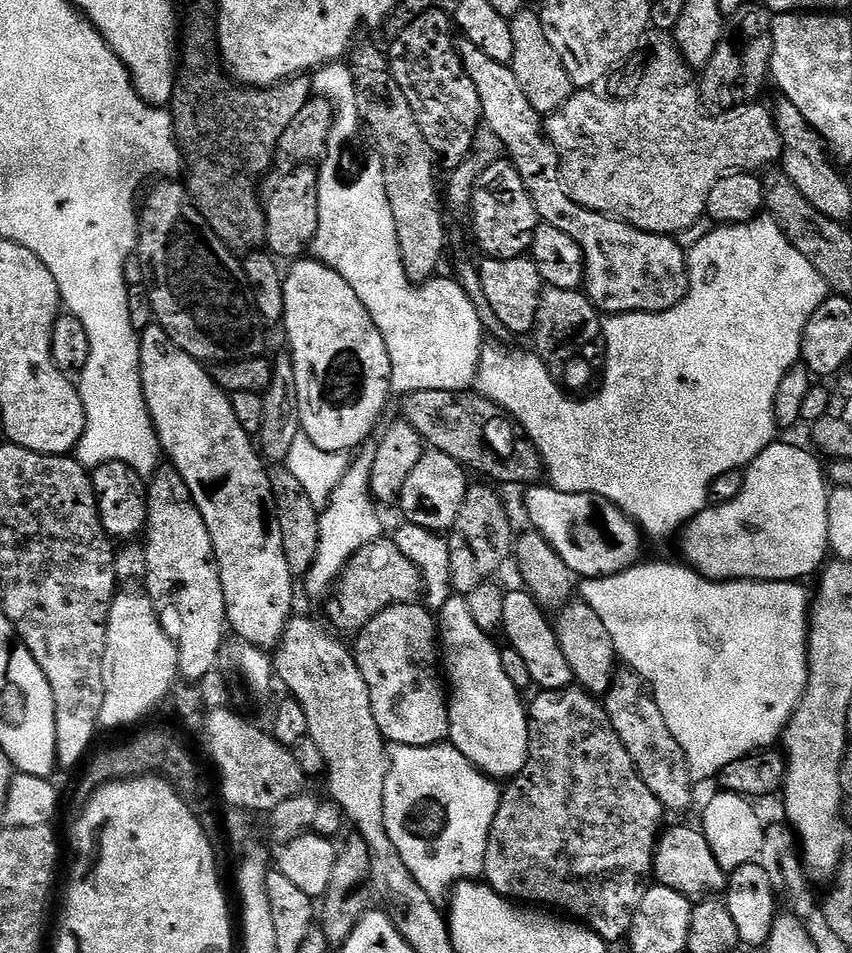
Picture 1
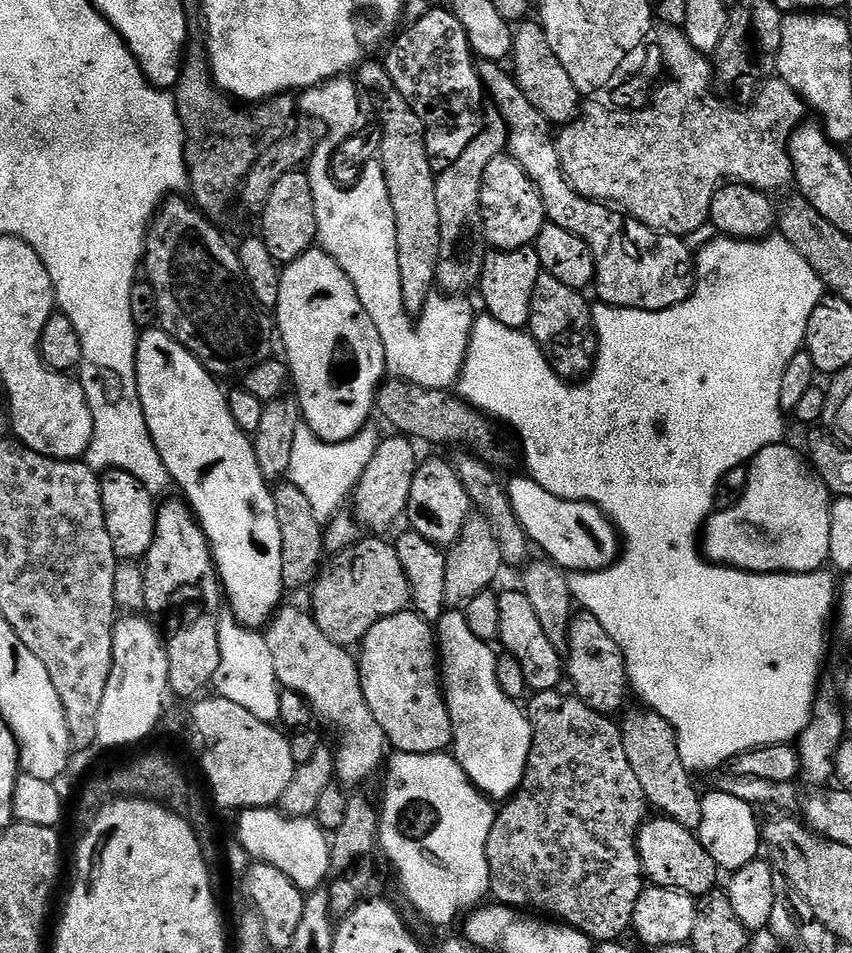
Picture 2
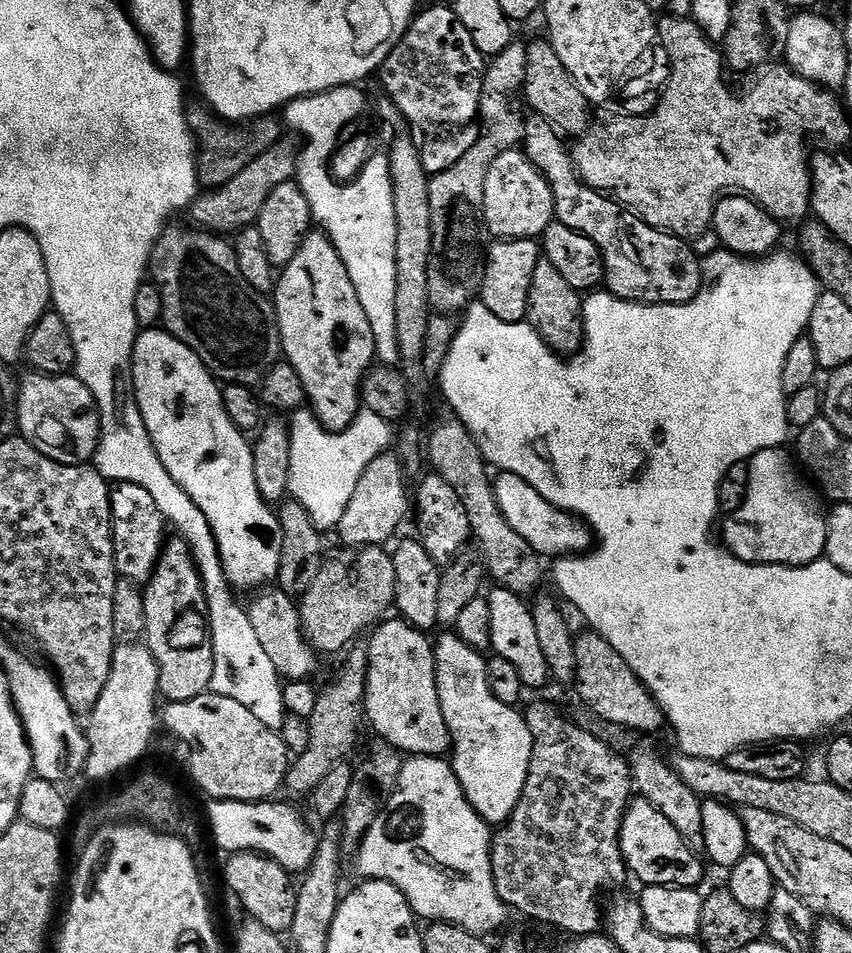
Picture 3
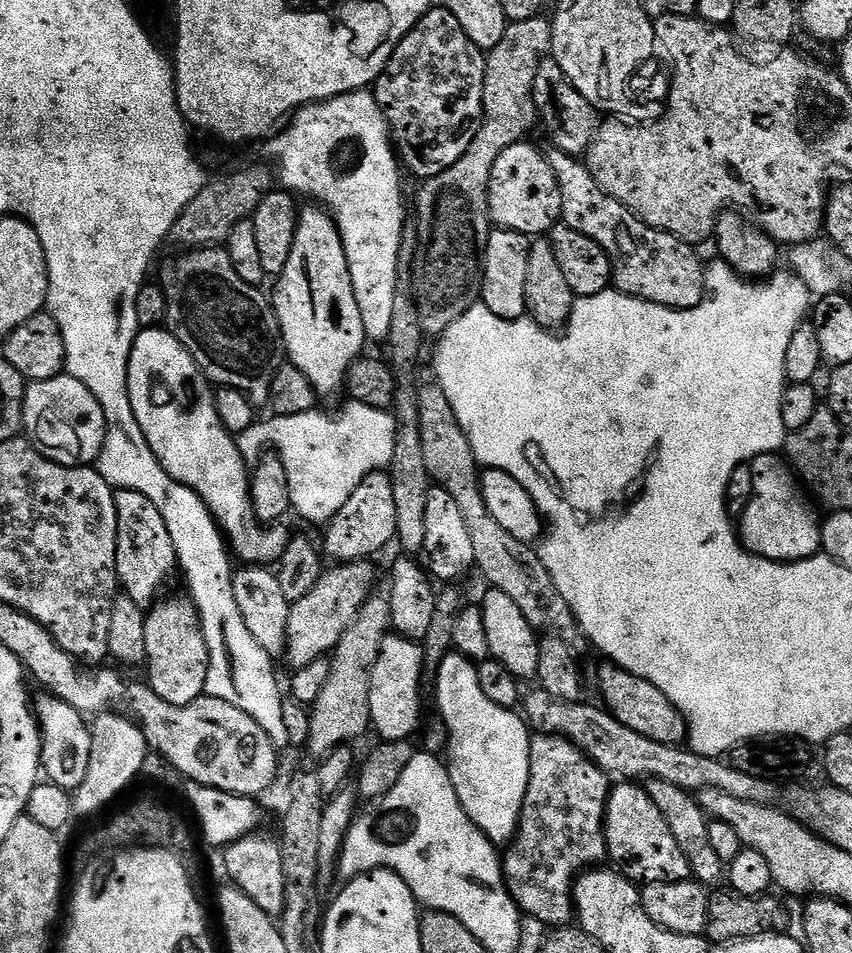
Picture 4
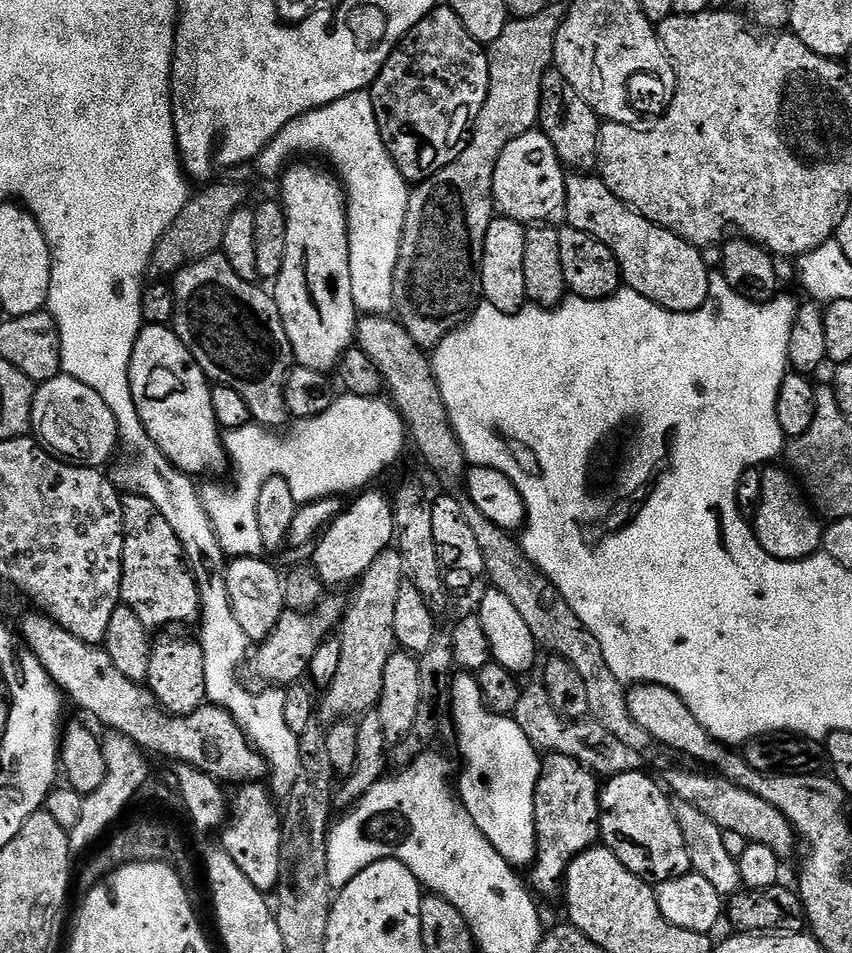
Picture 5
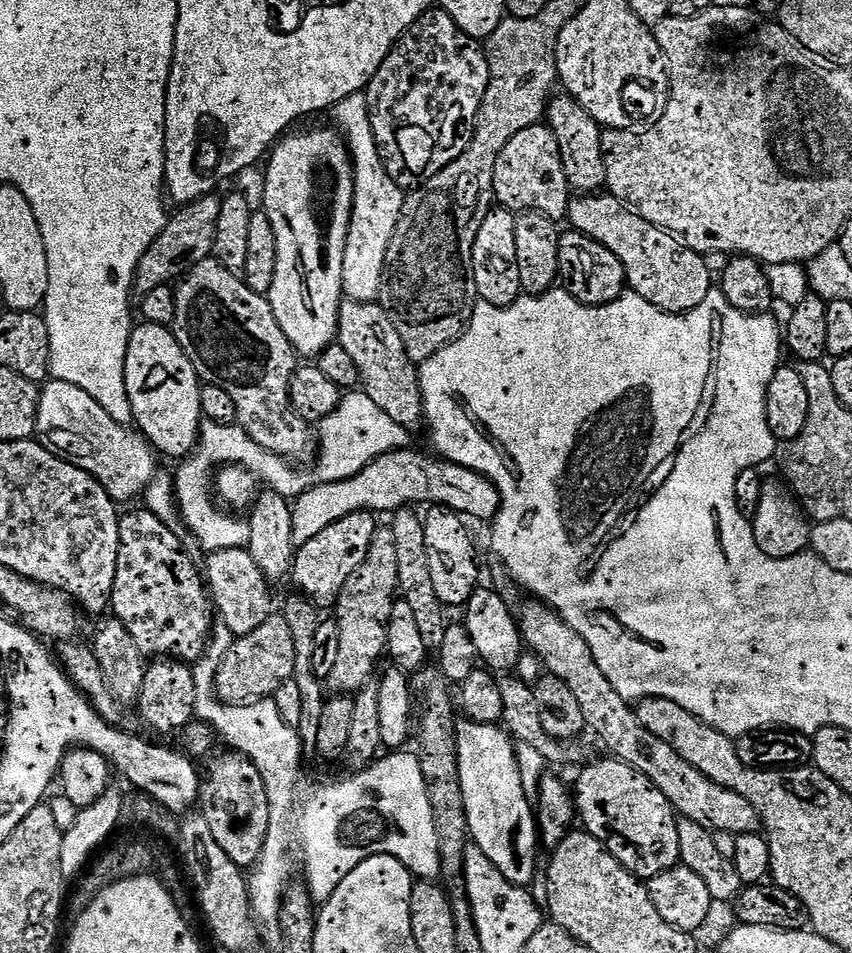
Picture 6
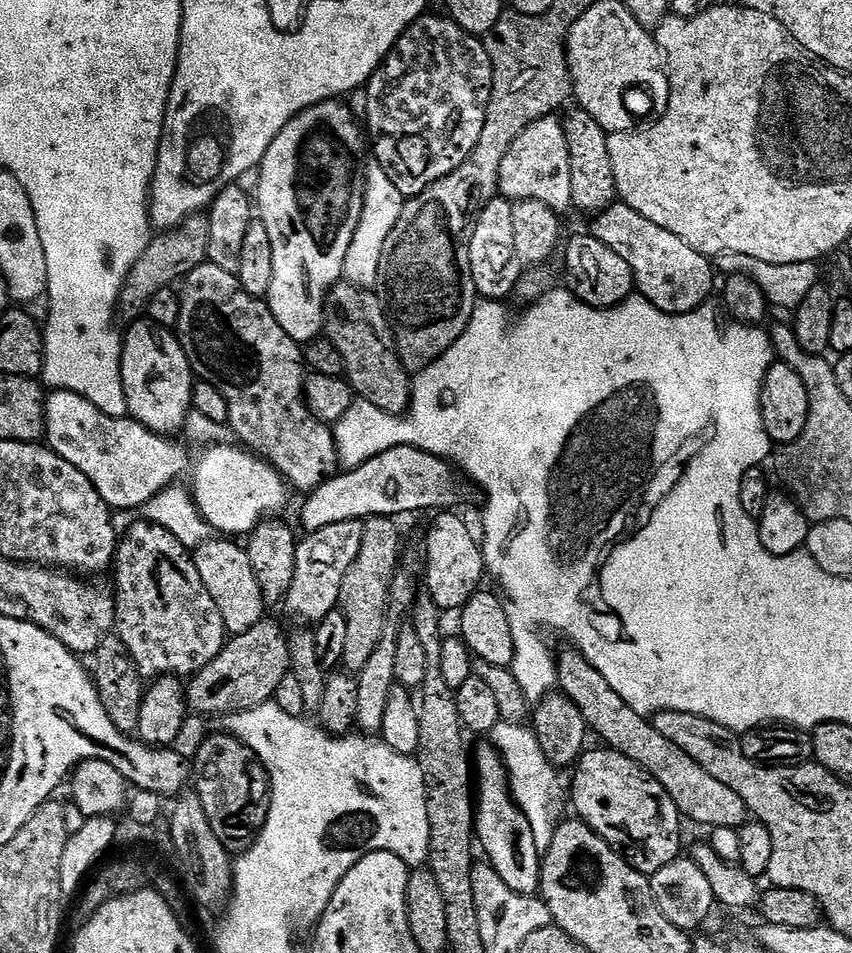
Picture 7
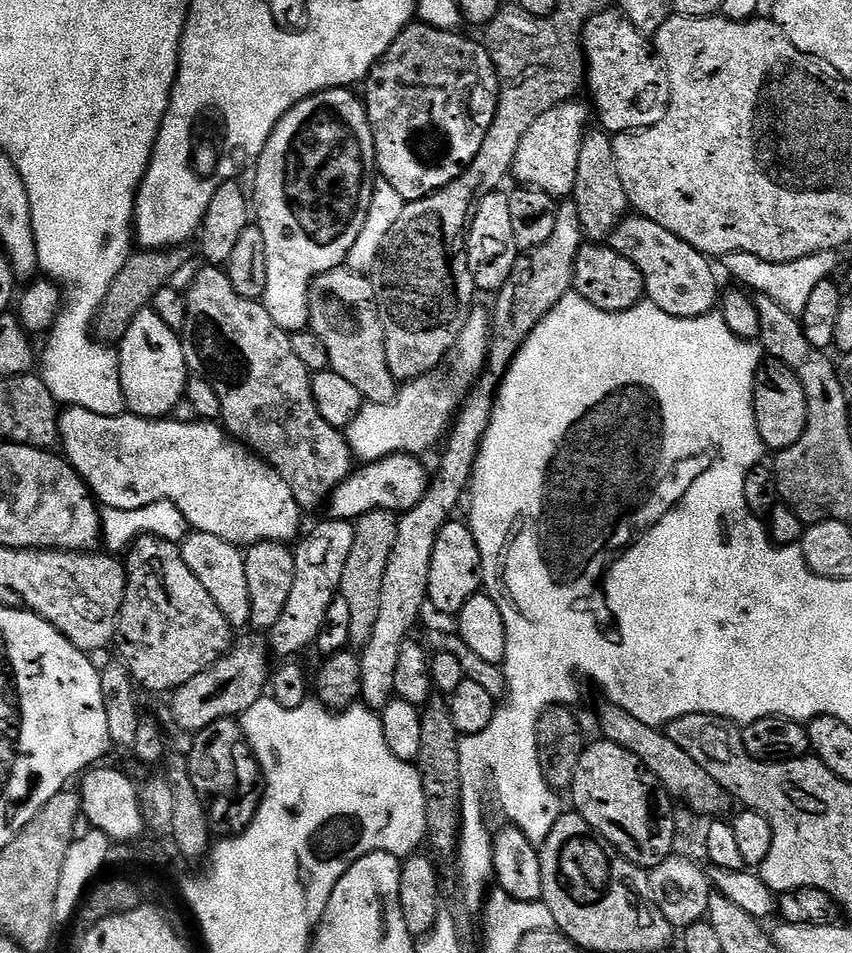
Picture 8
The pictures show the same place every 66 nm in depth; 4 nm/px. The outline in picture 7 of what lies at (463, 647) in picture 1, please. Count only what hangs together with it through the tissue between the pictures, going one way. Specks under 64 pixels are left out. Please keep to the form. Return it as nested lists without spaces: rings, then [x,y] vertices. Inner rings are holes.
[[[485,742],[474,752],[475,839],[484,847],[487,863],[514,890],[523,896],[540,891],[541,845],[534,842],[534,830],[512,798],[504,760],[491,743]]]

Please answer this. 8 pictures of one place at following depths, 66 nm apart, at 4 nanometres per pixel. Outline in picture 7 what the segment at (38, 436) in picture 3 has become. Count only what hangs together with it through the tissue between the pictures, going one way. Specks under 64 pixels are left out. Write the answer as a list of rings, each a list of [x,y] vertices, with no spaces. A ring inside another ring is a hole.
[[[63,390],[47,393],[44,436],[47,447],[66,458],[70,466],[78,466],[113,510],[139,510],[164,488],[177,483],[188,468],[188,452],[172,441],[175,439],[151,432],[134,419],[102,414],[102,410],[82,398],[82,394]]]

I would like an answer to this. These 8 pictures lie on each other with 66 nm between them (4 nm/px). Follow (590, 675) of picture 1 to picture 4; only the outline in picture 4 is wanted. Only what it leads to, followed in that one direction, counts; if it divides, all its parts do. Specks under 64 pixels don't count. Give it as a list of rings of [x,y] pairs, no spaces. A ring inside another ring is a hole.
[[[604,662],[596,672],[596,684],[600,687],[603,707],[611,712],[612,717],[622,726],[634,730],[634,734],[642,734],[654,742],[683,745],[688,740],[688,723],[683,714],[646,678],[638,678],[634,674],[623,671],[618,665]]]

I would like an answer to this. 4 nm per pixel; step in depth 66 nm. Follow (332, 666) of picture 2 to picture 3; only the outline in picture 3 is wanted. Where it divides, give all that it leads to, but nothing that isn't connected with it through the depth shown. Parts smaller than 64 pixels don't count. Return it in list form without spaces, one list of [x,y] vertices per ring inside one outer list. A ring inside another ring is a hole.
[[[268,586],[257,591],[246,612],[246,618],[252,627],[255,643],[264,651],[269,660],[271,671],[285,681],[313,679],[312,675],[320,668],[321,657],[309,641],[304,639],[304,627],[300,621],[300,610],[297,601],[280,591],[279,587]]]

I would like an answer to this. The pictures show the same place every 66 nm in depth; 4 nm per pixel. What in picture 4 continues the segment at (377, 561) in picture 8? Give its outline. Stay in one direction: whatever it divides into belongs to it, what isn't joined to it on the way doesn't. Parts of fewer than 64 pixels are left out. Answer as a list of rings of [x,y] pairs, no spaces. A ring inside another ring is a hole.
[[[373,594],[368,597],[362,610],[342,634],[338,646],[330,653],[332,665],[330,678],[322,686],[322,694],[310,705],[310,734],[306,751],[315,758],[323,758],[335,748],[347,745],[348,740],[356,740],[364,731],[369,731],[372,715],[370,714],[370,682],[378,650],[382,646],[390,628],[390,606],[384,594]]]

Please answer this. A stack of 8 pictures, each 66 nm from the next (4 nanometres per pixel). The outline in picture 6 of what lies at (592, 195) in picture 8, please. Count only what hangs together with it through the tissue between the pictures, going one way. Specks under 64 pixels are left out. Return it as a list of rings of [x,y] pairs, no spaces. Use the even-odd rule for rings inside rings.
[[[556,94],[548,101],[546,123],[558,142],[569,189],[576,194],[599,193],[606,185],[606,166],[602,154],[602,129],[598,121],[590,118],[574,97]]]

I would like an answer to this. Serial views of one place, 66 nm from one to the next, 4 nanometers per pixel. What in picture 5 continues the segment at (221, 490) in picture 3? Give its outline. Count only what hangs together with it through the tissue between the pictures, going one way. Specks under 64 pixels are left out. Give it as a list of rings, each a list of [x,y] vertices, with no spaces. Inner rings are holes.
[[[141,327],[128,373],[138,418],[142,418],[146,434],[150,434],[154,446],[162,450],[169,464],[193,478],[225,467],[222,429],[214,418],[214,406],[210,406],[210,381],[171,327]]]

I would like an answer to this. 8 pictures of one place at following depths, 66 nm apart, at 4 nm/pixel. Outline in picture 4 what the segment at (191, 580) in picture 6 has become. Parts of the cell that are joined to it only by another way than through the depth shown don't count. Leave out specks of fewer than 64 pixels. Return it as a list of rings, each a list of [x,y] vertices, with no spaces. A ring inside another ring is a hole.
[[[119,489],[116,492],[118,510],[118,542],[116,543],[116,579],[123,595],[129,596],[141,606],[148,606],[161,595],[164,583],[178,568],[174,542],[158,506],[134,490]]]

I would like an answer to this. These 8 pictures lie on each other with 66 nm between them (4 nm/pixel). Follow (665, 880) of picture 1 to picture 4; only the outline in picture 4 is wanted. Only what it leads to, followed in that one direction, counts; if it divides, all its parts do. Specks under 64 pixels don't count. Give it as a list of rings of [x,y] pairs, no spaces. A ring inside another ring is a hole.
[[[636,782],[617,784],[620,785],[608,793],[608,809],[604,815],[604,837],[611,863],[640,886],[689,879],[692,876],[690,862],[686,862],[686,854],[682,854],[678,842],[674,842],[674,834],[670,834],[670,826],[666,826],[662,810],[654,806],[647,787]]]

